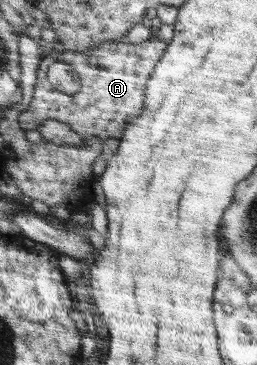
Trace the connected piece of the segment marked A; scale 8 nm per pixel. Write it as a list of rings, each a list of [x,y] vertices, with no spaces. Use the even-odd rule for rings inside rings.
[[[155,36],[138,44],[110,40],[86,52],[53,50],[38,64],[33,97],[26,110],[18,115],[19,126],[23,132],[37,130],[44,121],[54,119],[66,123],[73,132],[84,139],[120,140],[125,132],[125,126],[140,116],[142,102],[146,96],[146,85],[149,84],[150,77],[167,51],[166,42]],[[56,61],[74,67],[81,80],[81,89],[78,92],[64,94],[50,84],[47,70]]]

